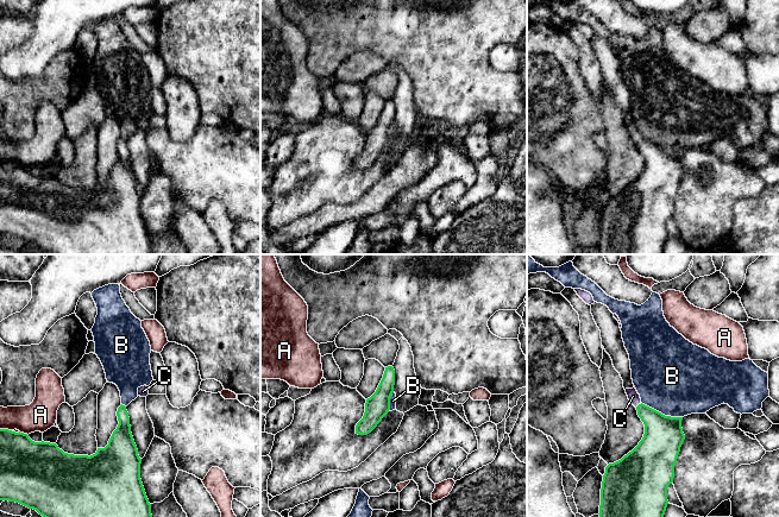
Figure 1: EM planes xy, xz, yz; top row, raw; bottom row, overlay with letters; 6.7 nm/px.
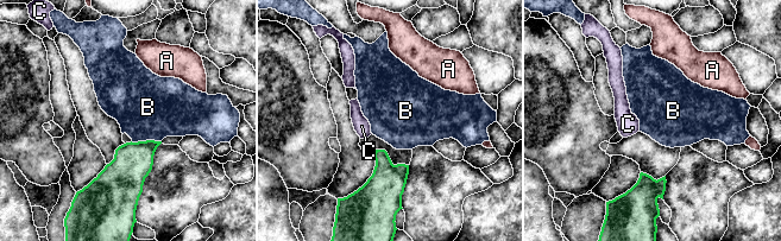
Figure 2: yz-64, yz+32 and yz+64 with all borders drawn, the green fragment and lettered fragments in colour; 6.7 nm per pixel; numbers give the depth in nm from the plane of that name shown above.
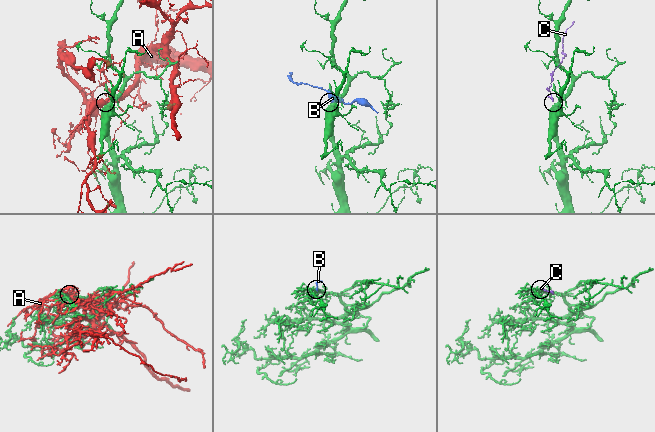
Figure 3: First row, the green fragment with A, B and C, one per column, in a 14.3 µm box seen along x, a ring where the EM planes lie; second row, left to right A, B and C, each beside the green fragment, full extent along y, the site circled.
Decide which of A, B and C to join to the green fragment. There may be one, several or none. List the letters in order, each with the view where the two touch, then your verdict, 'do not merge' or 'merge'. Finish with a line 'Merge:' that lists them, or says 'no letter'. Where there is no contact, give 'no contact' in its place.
A: meets green in xy; do not merge
B: meets green in yz; do not merge
C: meets green in yz; merge
Merge: C

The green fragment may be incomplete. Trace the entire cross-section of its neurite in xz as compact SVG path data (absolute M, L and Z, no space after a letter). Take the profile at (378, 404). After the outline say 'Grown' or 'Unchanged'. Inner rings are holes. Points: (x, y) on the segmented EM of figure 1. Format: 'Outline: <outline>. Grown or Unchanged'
Outline: M385 367L383 378L376 392L366 399L363 418L356 425L356 434L367 435L390 410L390 398L394 392L395 370Z. Unchanged

